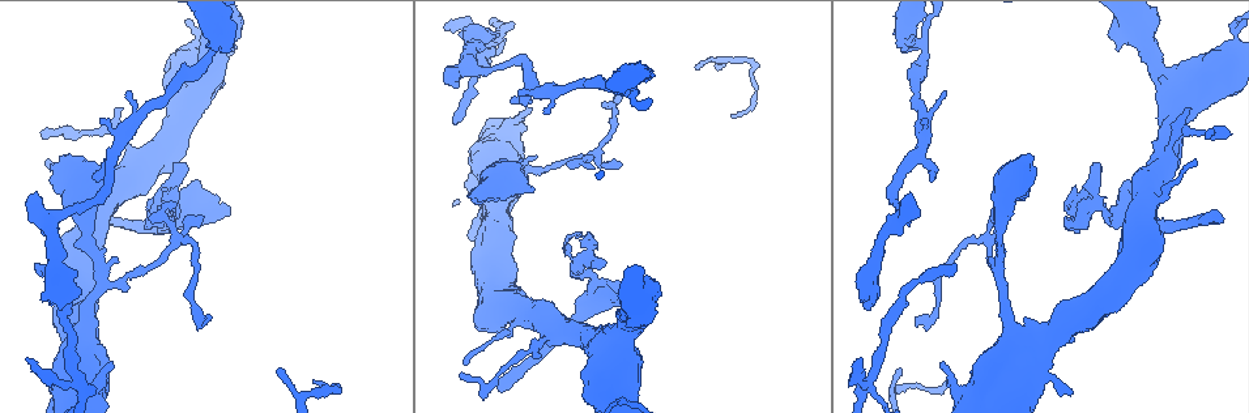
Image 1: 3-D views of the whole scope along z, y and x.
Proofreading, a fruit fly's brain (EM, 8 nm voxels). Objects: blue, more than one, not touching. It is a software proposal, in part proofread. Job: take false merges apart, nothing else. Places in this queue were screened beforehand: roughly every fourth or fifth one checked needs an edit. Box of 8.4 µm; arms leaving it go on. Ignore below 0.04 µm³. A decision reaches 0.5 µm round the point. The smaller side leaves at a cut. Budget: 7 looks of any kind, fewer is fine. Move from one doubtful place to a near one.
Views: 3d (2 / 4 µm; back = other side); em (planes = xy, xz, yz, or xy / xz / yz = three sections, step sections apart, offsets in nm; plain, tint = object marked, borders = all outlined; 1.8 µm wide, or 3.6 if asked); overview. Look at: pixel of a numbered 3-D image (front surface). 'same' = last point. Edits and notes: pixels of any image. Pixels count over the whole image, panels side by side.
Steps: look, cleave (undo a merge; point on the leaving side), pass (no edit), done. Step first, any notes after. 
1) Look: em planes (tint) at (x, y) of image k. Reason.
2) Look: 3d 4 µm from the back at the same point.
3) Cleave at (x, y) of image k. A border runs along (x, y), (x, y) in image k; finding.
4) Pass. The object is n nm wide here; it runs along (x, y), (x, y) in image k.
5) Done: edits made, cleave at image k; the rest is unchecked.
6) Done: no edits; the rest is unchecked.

Look: em yz step 16 (tint) at (184, 213) of image 1. Arms part here.

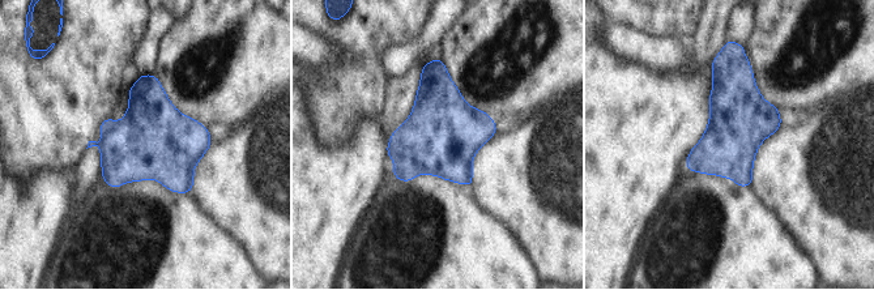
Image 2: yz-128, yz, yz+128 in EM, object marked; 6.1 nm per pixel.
Cleave at (106, 124) of image 2. A border runs along (115, 123), (103, 136) in image 2; two neurons meet here.

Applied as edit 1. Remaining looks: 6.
Look: overview. See it whole again.

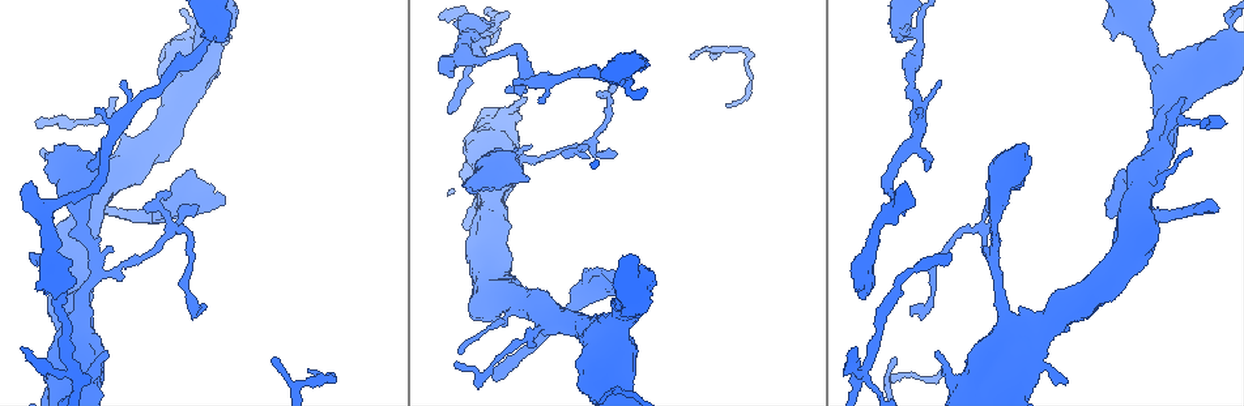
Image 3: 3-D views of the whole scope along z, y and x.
Look: em xz step 8 (tint) at (102, 274) of image 3. Three arms meet.

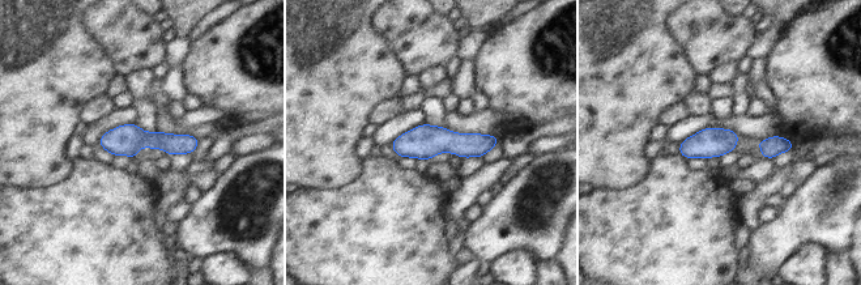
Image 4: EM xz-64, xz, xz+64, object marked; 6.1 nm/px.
Look: em xy step 16 (tint) at the same point. Cut it another way.

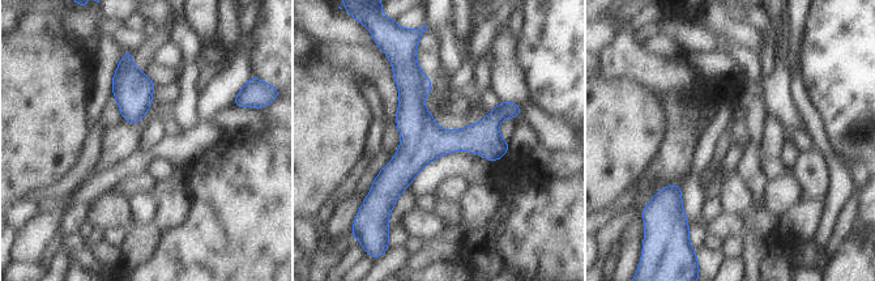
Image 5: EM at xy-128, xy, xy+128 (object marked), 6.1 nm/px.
Pass. The object is 280 nm wide here; all the same neuron.

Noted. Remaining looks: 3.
Look: 3d 4 µm at (75, 374) of image 3.

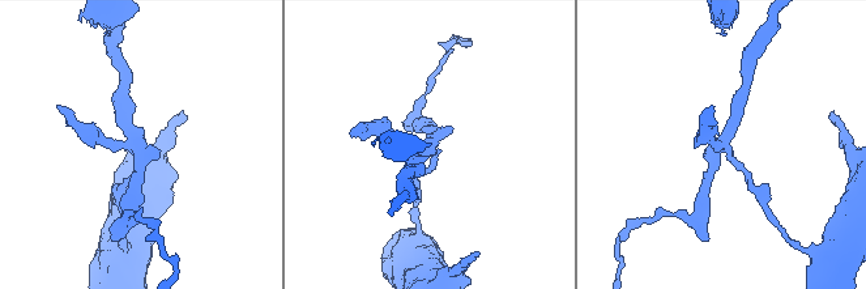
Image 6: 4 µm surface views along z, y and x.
Look: em yz step 4 (tint) at (131, 145) of image 6.

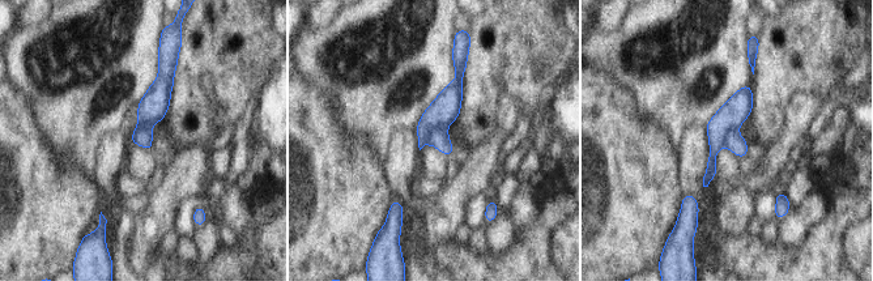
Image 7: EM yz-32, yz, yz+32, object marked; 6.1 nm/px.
Look: em planes (tint) at the same point. Cut it another way.

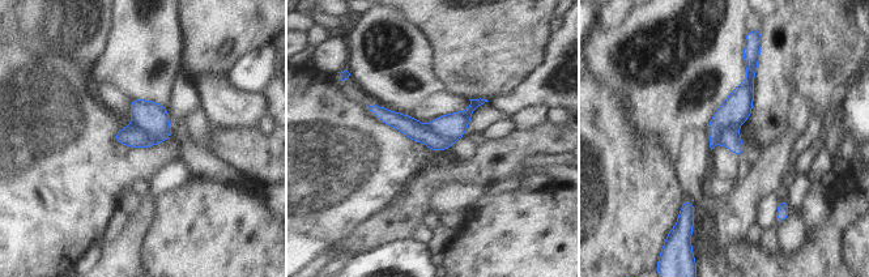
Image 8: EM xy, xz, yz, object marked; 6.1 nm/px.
Cleave at (153, 118) of image 8. The part that leaves runs along (753, 63), (712, 143) in image 8; a second neuron is stuck on.

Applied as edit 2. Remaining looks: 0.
Done: edits made, cleave at image 2, cleave at image 8; the rest is unchecked.

